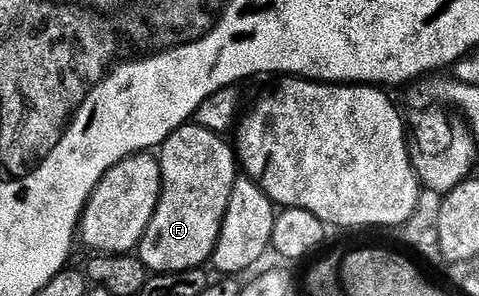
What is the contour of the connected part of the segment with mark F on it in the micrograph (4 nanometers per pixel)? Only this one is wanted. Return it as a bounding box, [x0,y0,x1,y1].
[135,124,239,272]

